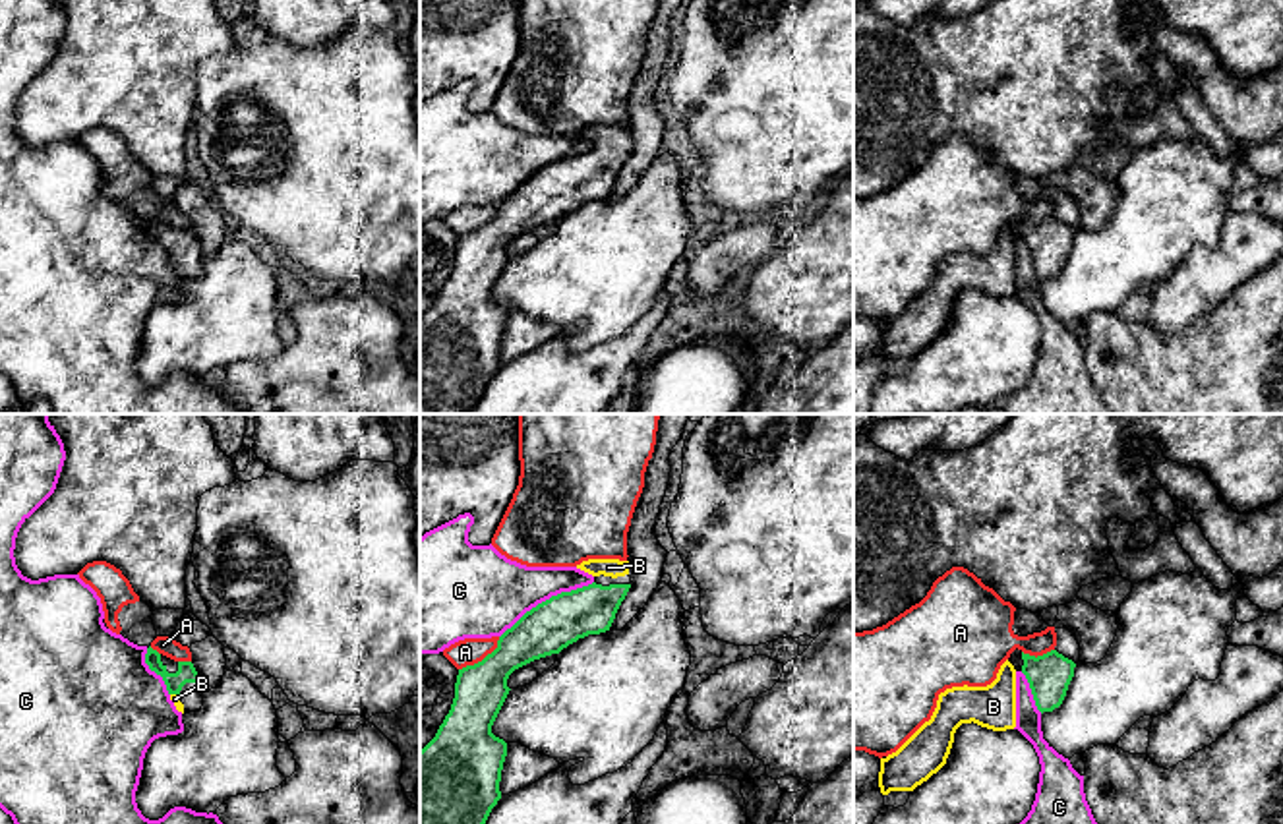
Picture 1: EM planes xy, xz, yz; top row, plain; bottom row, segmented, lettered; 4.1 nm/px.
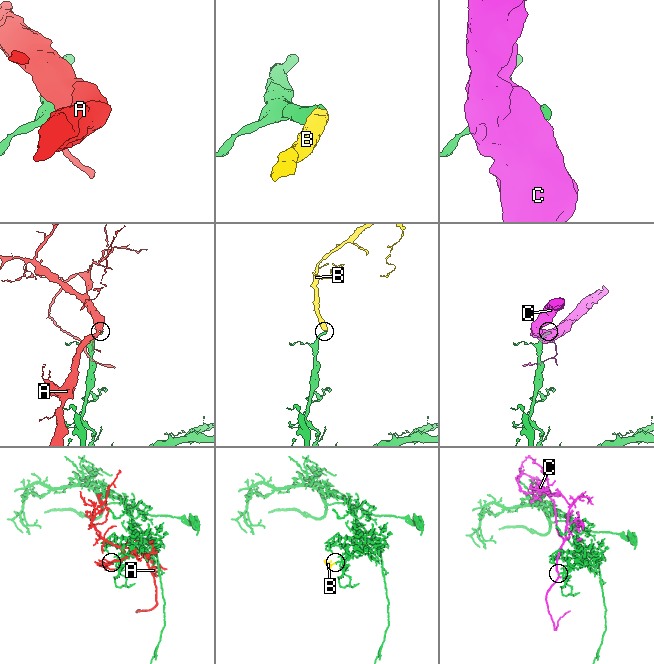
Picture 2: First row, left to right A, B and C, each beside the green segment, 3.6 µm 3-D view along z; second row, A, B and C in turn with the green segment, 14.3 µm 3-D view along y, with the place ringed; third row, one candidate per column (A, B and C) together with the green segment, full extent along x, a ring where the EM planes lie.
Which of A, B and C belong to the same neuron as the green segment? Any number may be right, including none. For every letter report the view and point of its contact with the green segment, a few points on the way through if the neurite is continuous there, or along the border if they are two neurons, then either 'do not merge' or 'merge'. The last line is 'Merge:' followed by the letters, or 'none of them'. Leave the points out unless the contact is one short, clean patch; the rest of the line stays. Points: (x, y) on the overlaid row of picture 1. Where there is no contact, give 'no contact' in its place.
A: xz (484, 658) | do not merge
B: xy (175, 693) | across xy (186, 672), (175, 683), (175, 693), (175, 699) | merge
C: xz (546, 600) | do not merge
Merge: B

